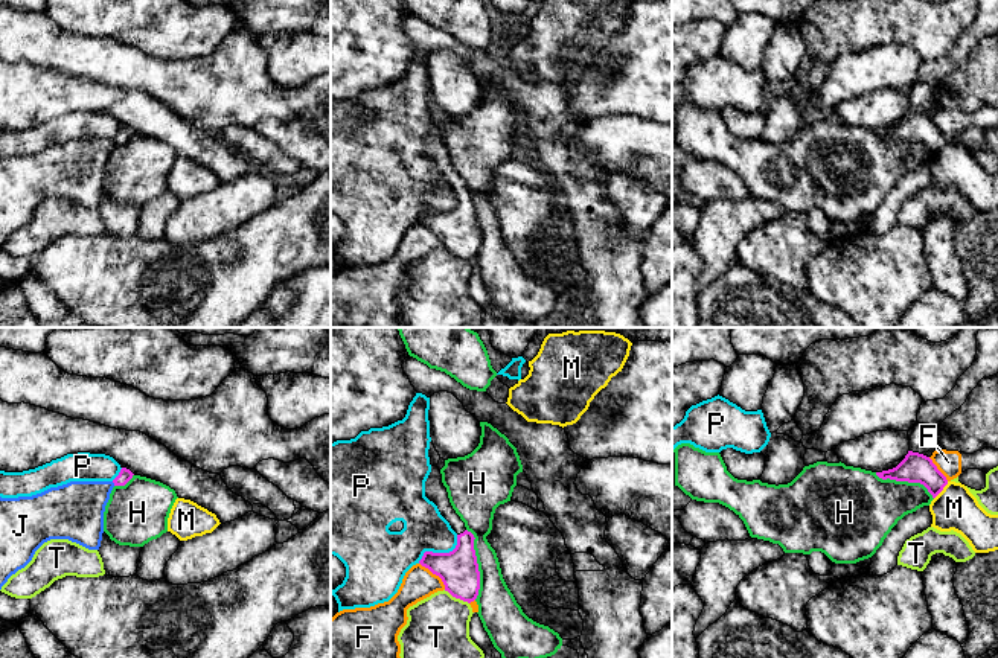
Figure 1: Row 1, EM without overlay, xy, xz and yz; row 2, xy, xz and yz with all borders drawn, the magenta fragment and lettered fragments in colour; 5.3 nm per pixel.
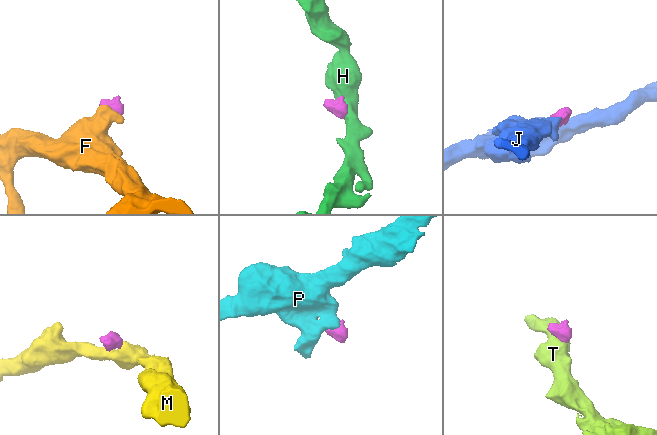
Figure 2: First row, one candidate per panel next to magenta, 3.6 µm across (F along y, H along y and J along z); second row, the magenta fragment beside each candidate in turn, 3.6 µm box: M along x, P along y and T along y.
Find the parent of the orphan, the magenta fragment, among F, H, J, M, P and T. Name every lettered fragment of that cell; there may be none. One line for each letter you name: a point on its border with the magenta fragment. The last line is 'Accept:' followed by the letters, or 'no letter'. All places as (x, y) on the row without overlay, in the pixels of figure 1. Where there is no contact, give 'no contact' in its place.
Accept: no letter

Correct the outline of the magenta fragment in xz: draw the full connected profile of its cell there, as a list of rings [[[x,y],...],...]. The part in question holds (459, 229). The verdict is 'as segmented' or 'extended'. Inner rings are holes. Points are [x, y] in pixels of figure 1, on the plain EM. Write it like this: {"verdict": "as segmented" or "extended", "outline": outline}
{"verdict": "extended", "outline": [[[433,101],[428,108],[431,131],[425,140],[425,155],[433,160],[440,174],[457,192],[457,204],[449,212],[425,210],[419,222],[439,235],[453,256],[463,260],[474,260],[480,248],[480,230],[474,209],[474,193],[466,189],[465,181],[453,168],[446,146],[442,142],[442,133],[437,126],[440,119]]]}

